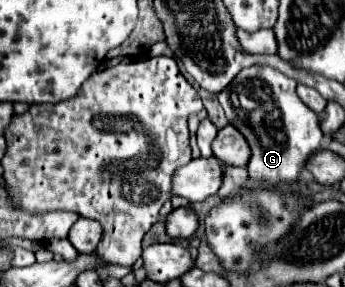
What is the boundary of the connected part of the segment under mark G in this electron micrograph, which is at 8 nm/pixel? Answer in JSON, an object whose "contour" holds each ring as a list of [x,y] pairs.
{"contour":[[[251,66],[241,70],[235,80],[217,94],[229,124],[233,124],[249,142],[249,176],[261,178],[265,184],[297,180],[307,158],[321,148],[323,132],[319,130],[319,116],[297,98],[295,86],[295,80],[275,68]]]}

